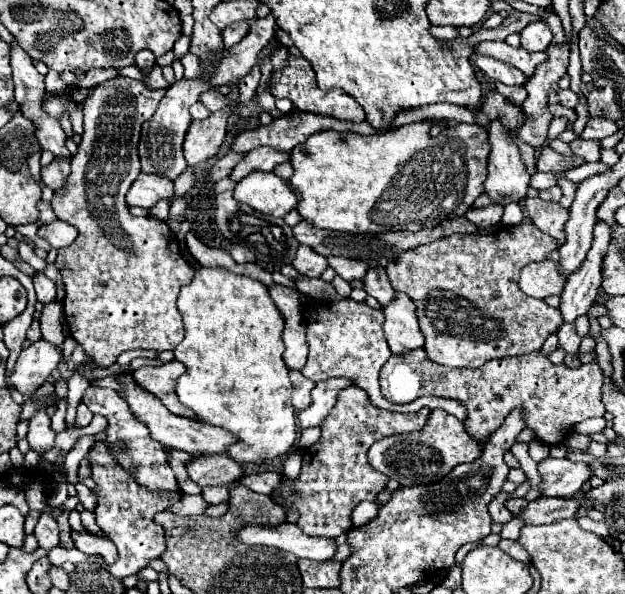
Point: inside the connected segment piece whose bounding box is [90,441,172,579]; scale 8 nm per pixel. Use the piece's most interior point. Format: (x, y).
(125, 512)

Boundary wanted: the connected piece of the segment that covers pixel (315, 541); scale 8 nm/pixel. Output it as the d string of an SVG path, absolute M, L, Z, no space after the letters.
M285 522L284 525L264 525L264 527L244 527L238 539L246 545L270 545L282 551L290 551L296 557L328 561L336 555L334 539L310 537L297 524Z

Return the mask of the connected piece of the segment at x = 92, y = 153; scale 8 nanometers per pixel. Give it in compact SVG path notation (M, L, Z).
M114 77L92 89L90 97L82 103L84 107L84 133L78 153L72 157L72 171L66 177L64 187L52 197L52 207L58 219L74 225L78 229L78 239L74 247L58 249L56 267L62 273L66 297L64 297L64 317L70 327L70 335L82 345L88 357L92 357L90 367L110 367L116 363L118 355L128 349L176 349L184 339L184 323L176 307L178 293L194 277L192 265L182 257L180 245L166 221L154 217L132 217L126 205L126 191L140 175L138 141L140 127L148 121L164 97L166 91L148 91L144 81Z

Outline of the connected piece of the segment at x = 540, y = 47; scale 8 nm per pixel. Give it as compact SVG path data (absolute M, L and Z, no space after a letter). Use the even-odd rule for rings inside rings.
M530 23L520 33L520 41L526 51L546 51L546 47L552 41L552 31L546 23Z

